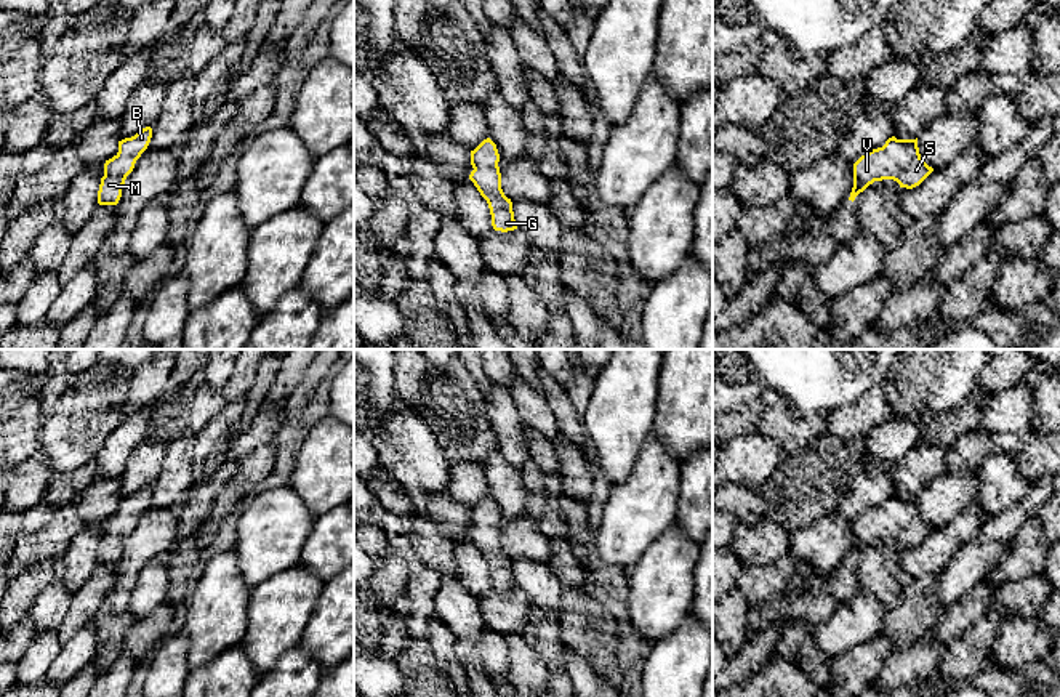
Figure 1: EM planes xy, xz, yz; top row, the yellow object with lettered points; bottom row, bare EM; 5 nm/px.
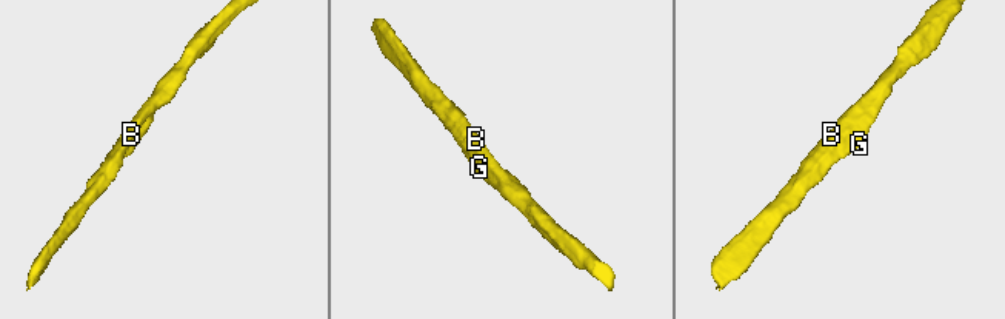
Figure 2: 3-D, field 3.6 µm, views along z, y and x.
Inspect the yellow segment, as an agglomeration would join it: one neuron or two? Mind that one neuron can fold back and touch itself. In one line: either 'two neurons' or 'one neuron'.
one neuron

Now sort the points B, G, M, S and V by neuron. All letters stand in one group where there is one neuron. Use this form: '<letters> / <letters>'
B G M S V

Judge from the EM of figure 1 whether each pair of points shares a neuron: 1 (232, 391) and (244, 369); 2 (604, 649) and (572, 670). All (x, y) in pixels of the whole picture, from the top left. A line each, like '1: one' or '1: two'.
1: one
2: two

